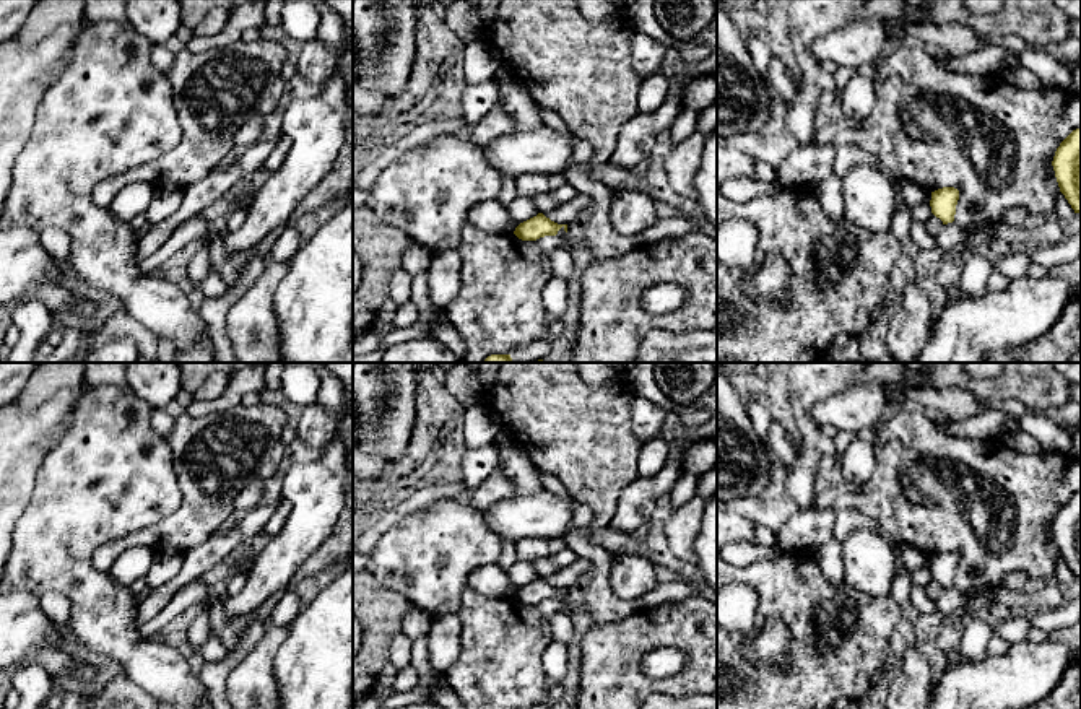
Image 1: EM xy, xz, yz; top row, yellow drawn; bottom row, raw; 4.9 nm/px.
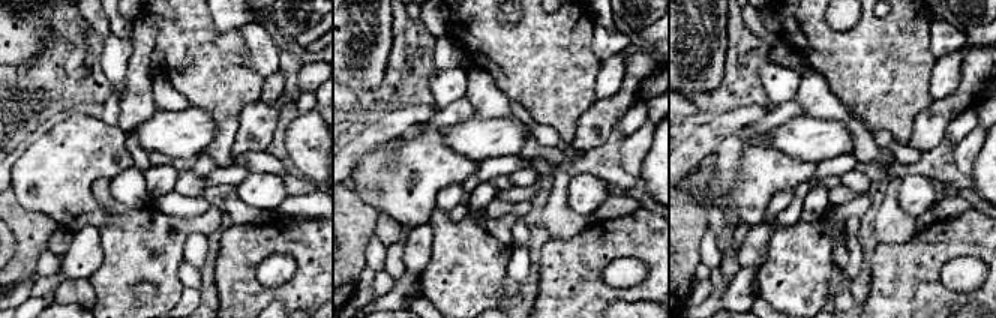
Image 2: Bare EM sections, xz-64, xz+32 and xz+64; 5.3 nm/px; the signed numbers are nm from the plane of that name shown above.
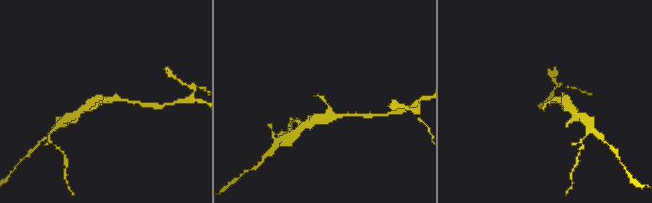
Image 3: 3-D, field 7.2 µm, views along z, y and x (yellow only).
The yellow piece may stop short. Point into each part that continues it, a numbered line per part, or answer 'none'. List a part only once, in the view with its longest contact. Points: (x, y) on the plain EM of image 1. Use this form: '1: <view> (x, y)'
none

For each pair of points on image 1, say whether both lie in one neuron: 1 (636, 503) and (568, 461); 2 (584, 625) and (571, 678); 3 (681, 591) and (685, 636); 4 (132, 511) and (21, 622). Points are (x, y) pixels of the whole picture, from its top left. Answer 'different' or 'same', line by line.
1: different
2: same
3: different
4: different

